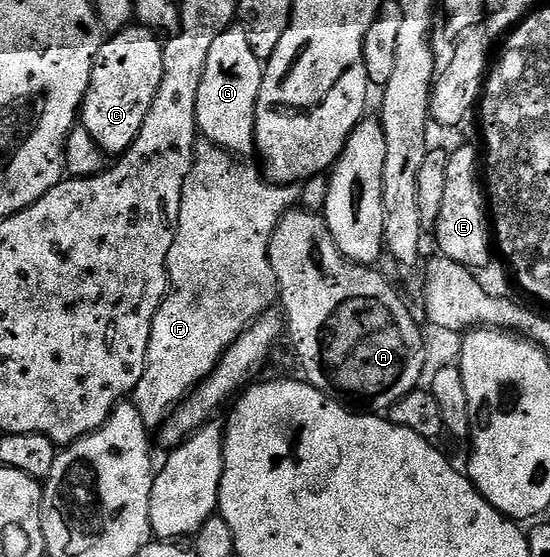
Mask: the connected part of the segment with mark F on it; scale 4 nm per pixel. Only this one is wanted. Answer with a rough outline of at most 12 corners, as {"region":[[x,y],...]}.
{"region":[[207,141],[134,402],[149,429],[278,299],[296,185]]}

